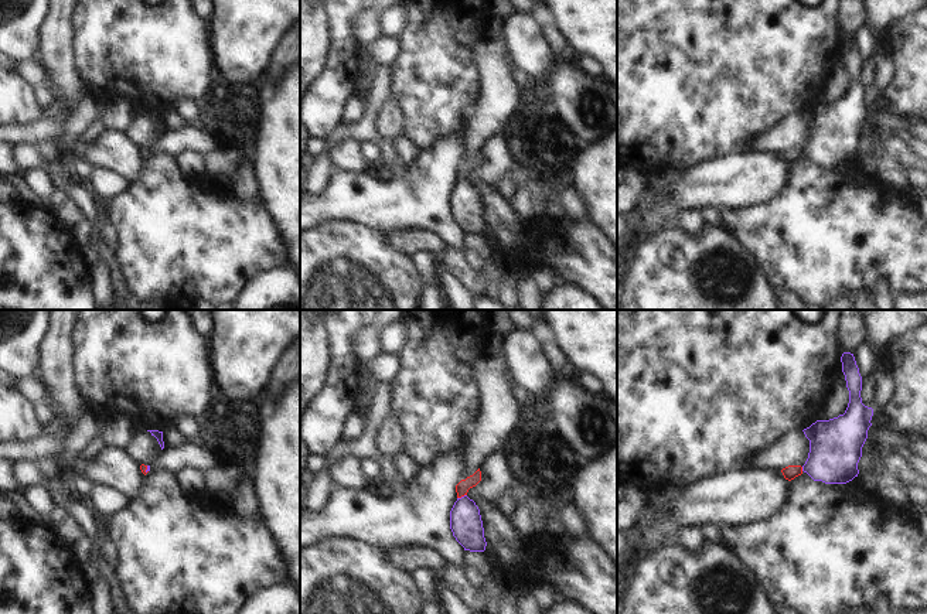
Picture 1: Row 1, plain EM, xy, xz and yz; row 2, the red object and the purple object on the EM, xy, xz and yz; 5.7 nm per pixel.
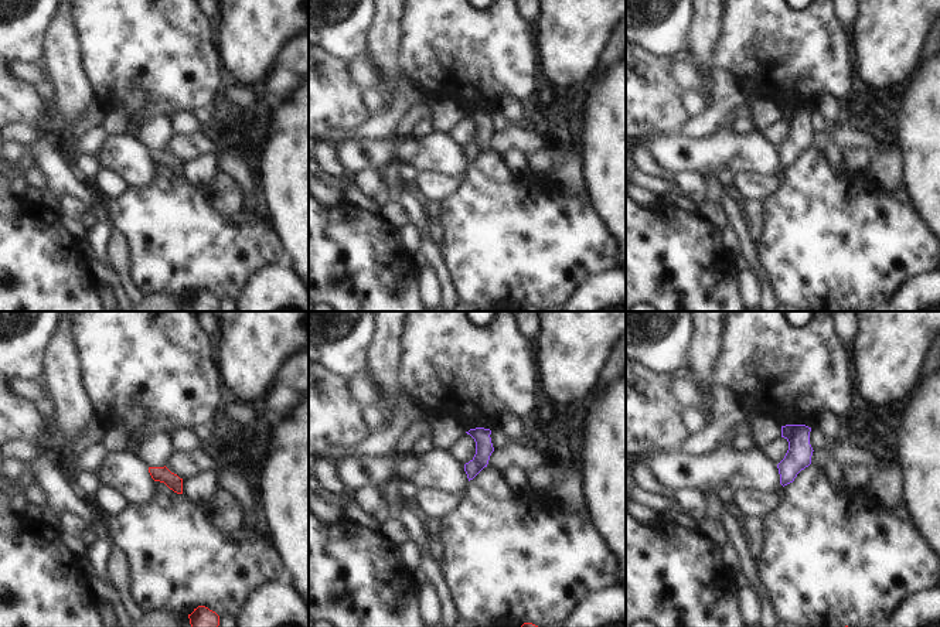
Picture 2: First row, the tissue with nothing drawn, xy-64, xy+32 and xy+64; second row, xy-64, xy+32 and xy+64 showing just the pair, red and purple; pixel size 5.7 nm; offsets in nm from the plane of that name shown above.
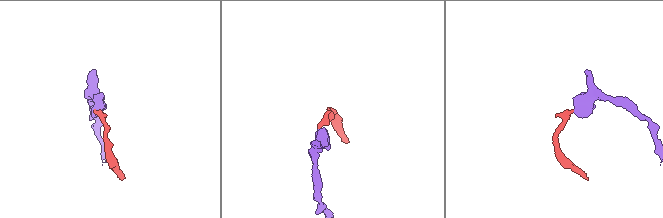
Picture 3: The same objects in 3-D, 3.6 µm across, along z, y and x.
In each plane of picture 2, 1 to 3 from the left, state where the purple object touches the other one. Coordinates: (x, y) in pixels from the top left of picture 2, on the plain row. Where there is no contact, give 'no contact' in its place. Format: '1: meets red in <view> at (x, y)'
1: no contact
2: no contact
3: no contact

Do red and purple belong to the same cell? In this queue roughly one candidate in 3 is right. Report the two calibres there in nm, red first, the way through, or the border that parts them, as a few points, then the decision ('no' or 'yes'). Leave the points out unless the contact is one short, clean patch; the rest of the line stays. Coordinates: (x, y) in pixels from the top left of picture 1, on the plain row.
80/180 nm | across xz (462, 171), (462, 178), (466, 207) | yes

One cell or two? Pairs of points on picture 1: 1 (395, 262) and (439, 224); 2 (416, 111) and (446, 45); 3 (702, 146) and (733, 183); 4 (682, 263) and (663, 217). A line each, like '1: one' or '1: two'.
1: two
2: one
3: two
4: two

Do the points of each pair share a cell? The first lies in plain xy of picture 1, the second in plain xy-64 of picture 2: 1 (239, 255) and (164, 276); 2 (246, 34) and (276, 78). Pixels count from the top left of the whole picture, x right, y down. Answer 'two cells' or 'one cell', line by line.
1: one cell
2: two cells

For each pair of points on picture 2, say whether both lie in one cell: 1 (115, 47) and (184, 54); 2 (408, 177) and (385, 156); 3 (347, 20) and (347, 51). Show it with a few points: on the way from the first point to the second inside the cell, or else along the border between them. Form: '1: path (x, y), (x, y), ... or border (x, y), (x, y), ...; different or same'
1: path (132, 47), (147, 47), (155, 54), (167, 54); same
2: border (399, 163), (408, 163), (418, 170); different
3: path (347, 27), (347, 44); same

